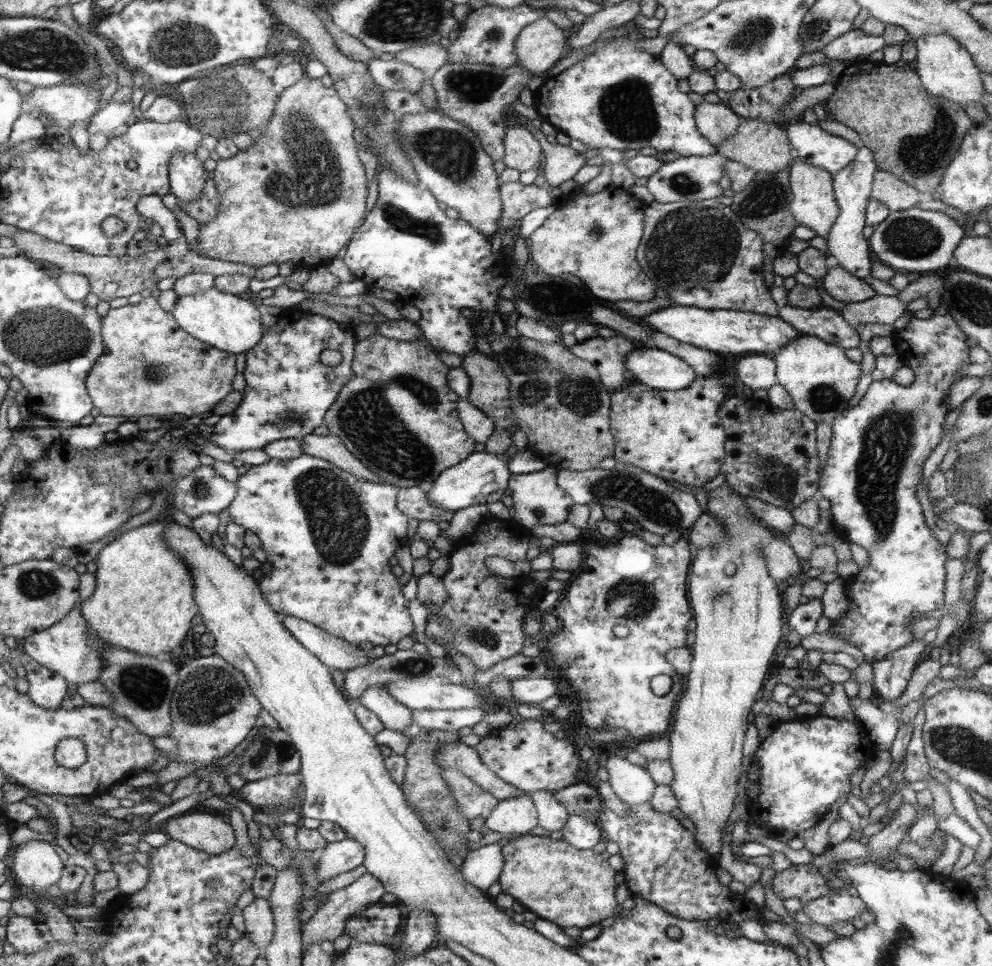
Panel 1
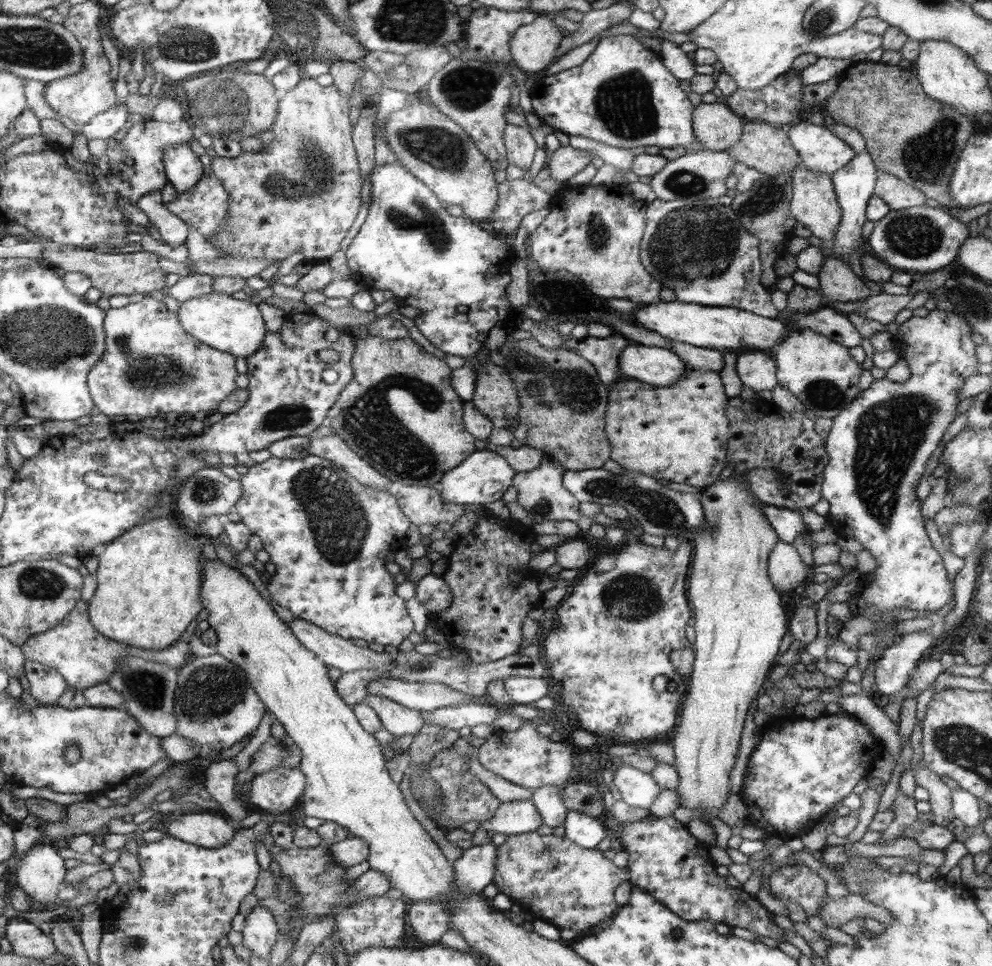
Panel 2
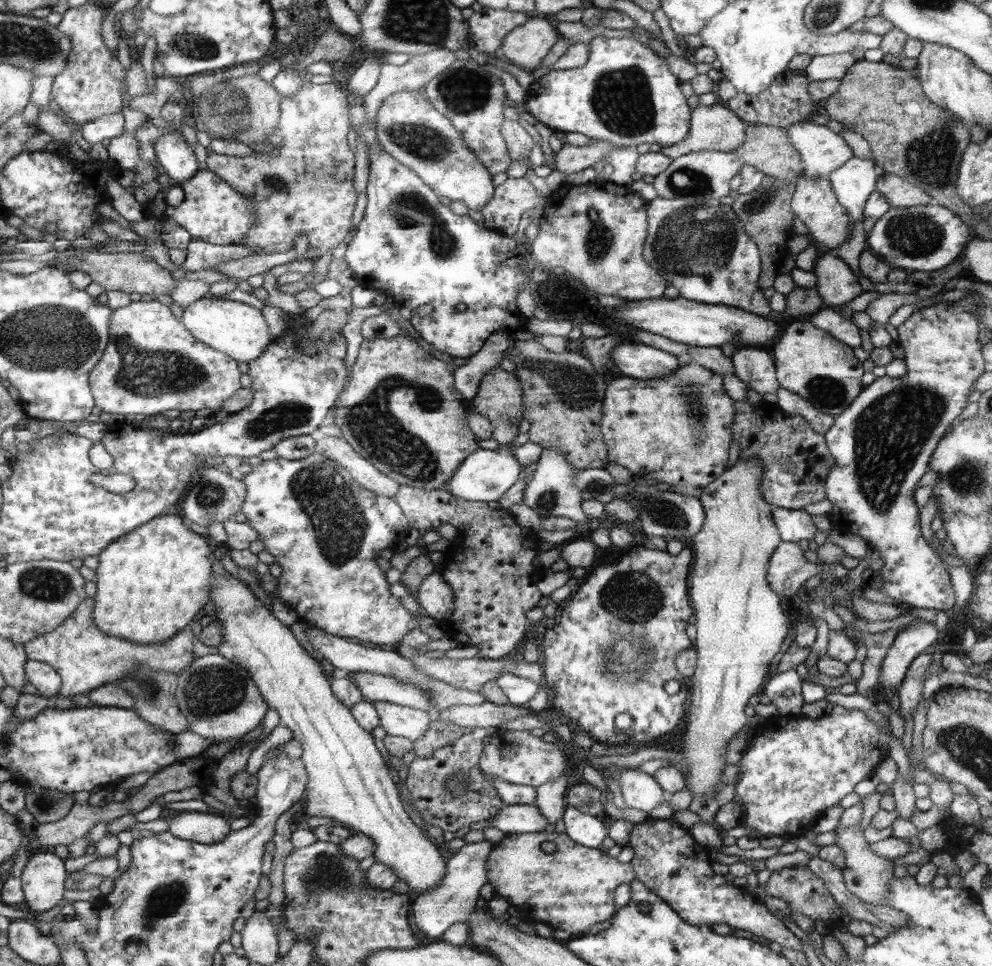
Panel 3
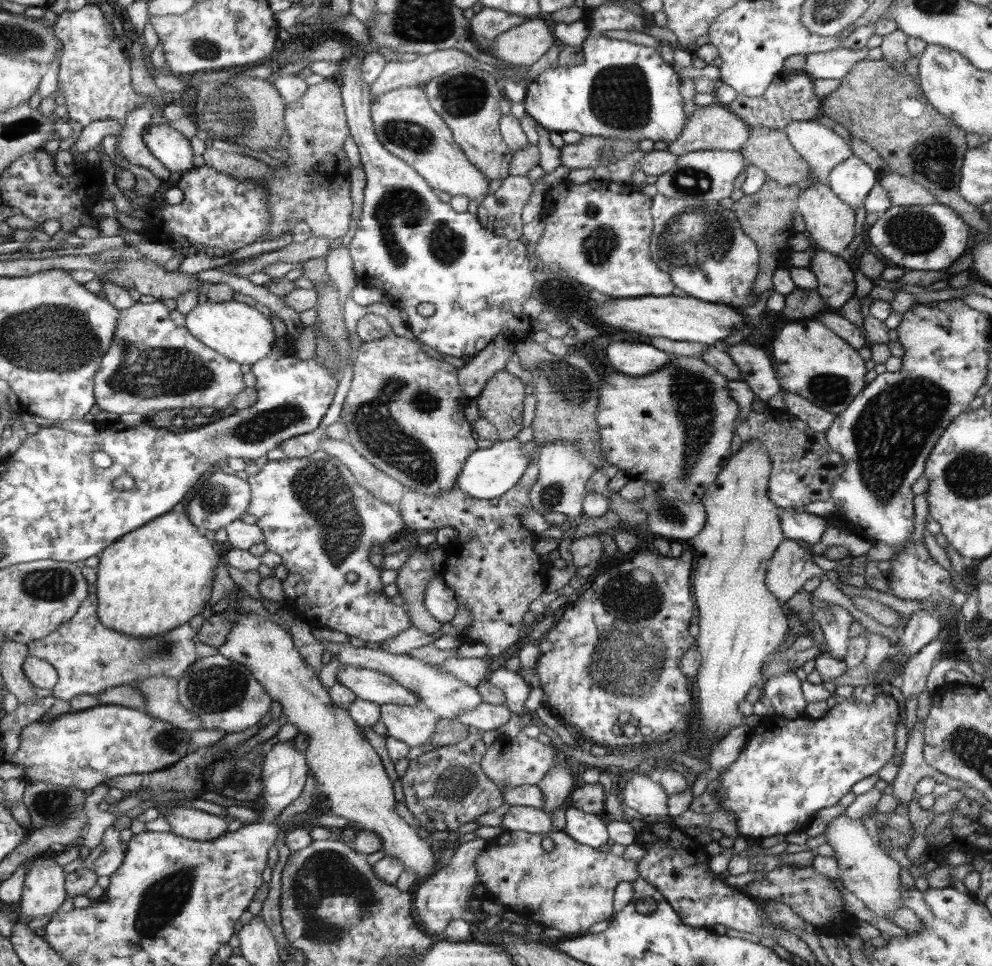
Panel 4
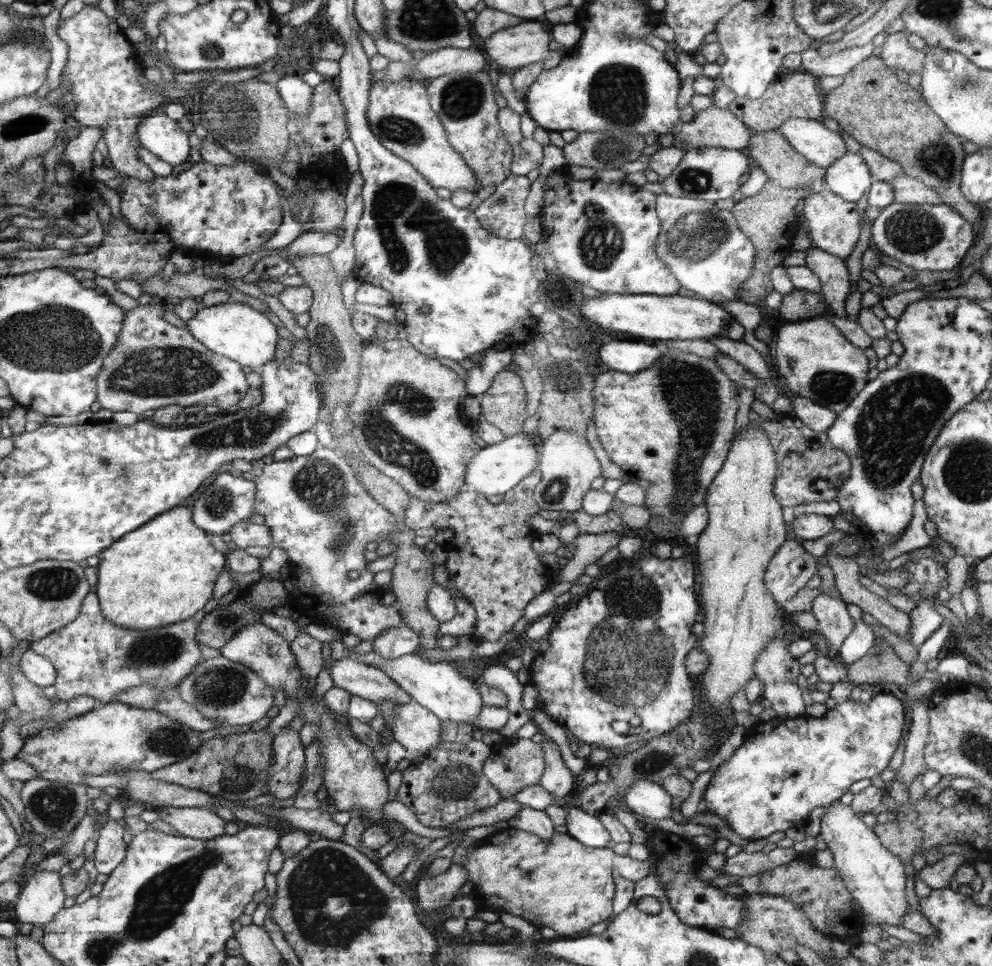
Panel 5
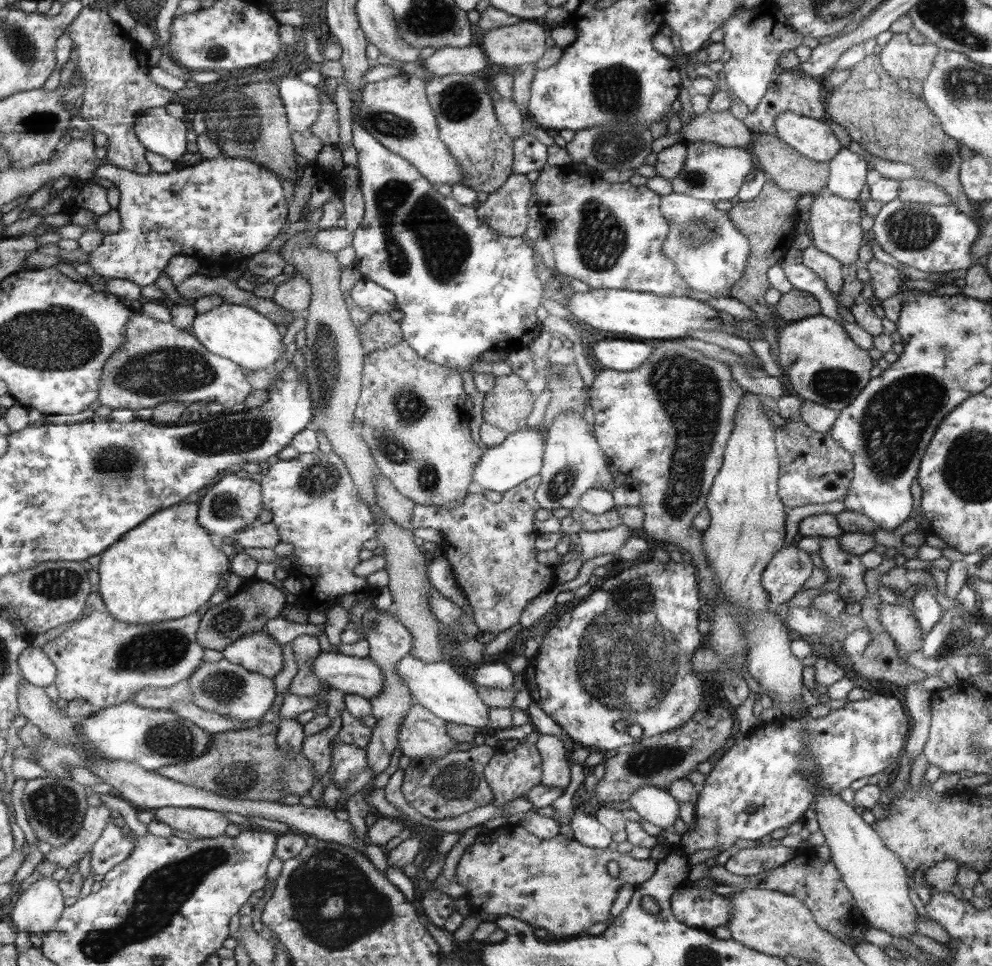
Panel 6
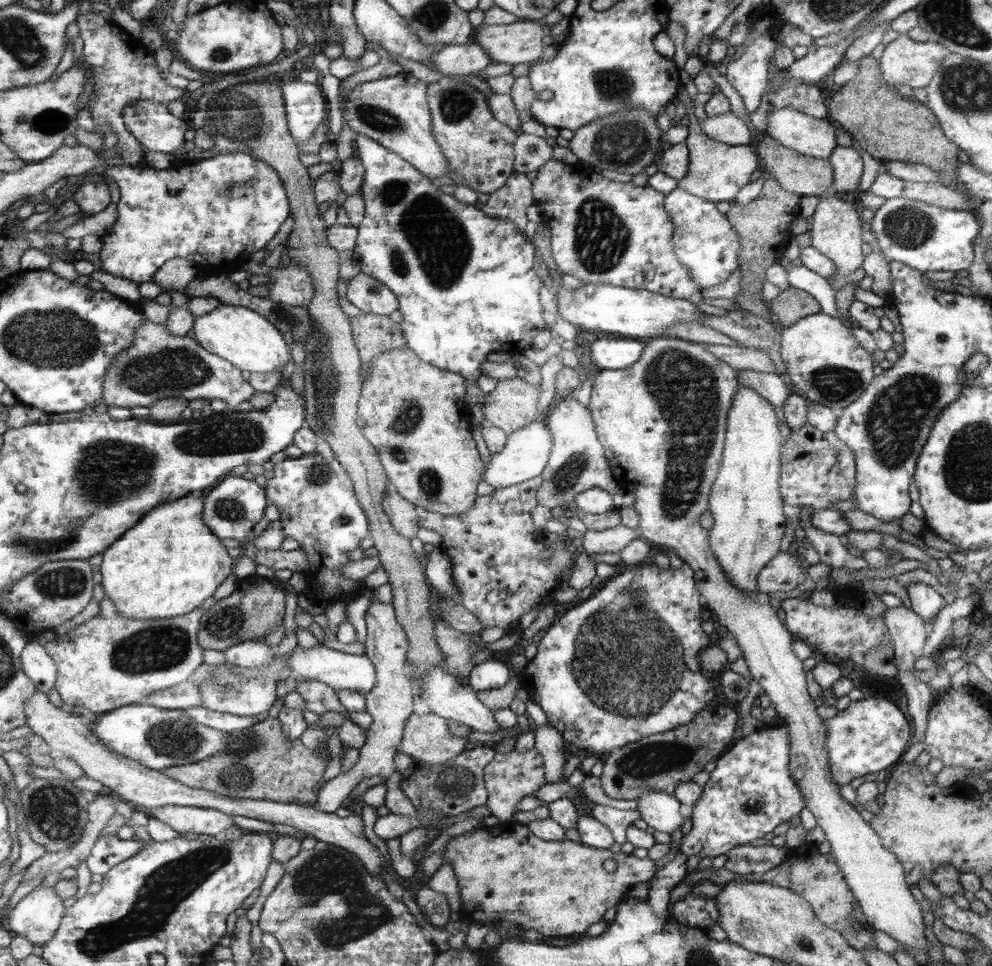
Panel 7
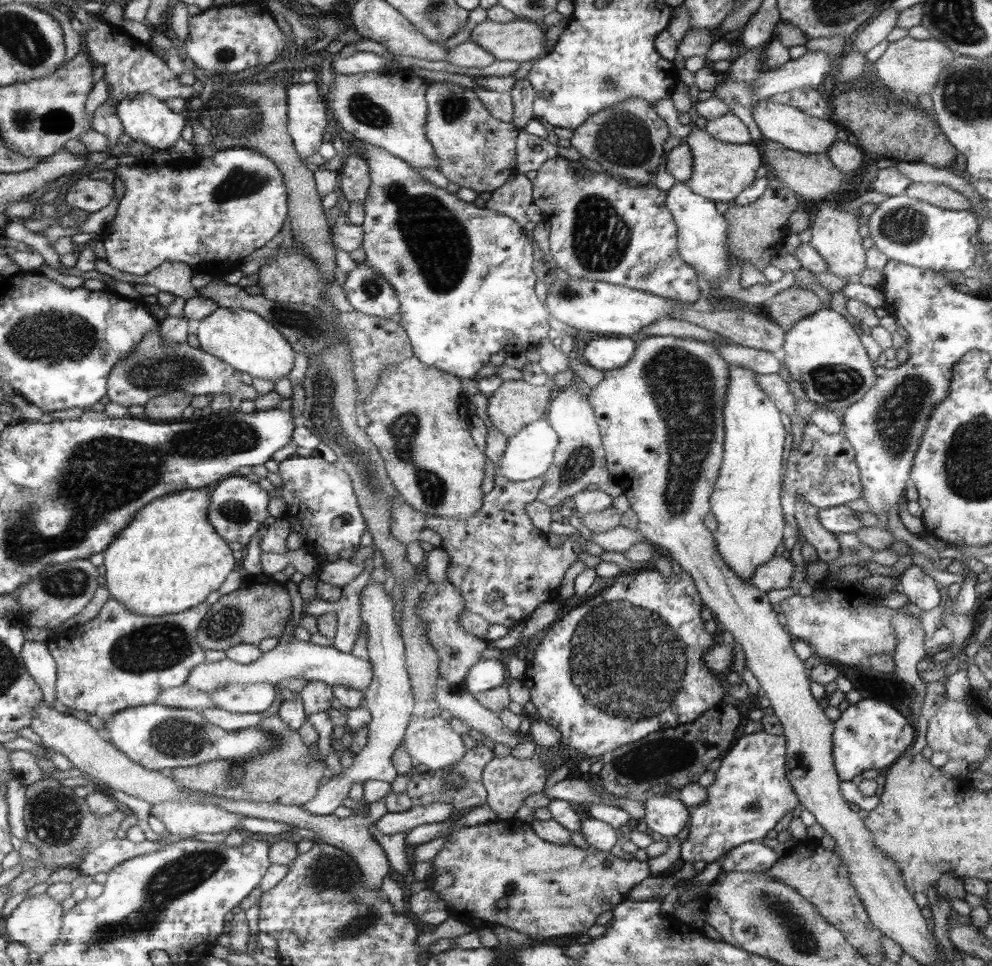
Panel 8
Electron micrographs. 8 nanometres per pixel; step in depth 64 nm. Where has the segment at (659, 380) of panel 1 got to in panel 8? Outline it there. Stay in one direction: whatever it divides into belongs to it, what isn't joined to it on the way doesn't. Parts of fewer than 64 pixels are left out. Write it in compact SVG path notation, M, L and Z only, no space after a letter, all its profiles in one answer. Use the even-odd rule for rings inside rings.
M598 335L588 341L578 355L598 370L616 370L631 362L637 346L630 337Z

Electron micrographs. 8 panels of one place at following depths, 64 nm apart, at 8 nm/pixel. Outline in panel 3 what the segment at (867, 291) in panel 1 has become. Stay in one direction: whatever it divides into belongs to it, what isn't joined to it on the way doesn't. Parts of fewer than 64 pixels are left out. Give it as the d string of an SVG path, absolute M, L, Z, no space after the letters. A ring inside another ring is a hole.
M821 250L812 272L817 278L815 289L827 307L839 309L865 292L858 276L833 252Z

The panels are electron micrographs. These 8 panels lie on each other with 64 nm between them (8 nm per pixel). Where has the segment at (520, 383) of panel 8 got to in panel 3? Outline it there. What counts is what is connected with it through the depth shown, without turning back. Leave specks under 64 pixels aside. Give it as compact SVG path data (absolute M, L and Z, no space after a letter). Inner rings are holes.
M498 366L484 375L476 396L469 401L476 411L493 424L494 434L491 438L500 445L511 444L518 432L518 422L522 420L522 391L524 390L519 378Z

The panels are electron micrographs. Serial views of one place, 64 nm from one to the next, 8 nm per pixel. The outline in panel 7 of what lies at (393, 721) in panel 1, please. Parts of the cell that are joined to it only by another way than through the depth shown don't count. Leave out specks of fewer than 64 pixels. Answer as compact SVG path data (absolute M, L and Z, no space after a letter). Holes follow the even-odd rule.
M413 712L406 721L399 750L410 755L414 762L420 764L428 763L429 765L434 765L446 763L448 760L456 758L456 755L463 754L465 750L464 745L468 741L467 739L456 737L451 732L450 727L450 721L447 718L434 713L420 715Z

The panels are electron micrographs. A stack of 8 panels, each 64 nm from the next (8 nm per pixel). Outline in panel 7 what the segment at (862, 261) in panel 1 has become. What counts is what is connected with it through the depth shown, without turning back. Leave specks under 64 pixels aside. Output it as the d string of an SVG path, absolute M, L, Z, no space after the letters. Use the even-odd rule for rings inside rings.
M838 146L829 158L832 168L835 169L834 192L842 196L856 193L859 188L860 178L864 170L862 157L853 147Z

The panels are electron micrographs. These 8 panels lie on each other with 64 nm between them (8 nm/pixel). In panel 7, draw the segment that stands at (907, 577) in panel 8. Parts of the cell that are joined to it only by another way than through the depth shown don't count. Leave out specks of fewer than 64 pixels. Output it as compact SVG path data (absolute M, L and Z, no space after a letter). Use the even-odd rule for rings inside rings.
M922 582L910 583L906 587L908 596L910 597L910 608L916 612L918 616L922 616L925 623L934 618L936 614L943 611L946 601L943 596L938 594L934 588Z

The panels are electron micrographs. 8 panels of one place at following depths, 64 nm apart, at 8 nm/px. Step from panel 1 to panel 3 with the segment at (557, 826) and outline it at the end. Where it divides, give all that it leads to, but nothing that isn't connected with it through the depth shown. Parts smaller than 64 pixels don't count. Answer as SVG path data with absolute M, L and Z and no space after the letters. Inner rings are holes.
M562 776L536 787L536 806L544 817L548 818L551 824L556 824L564 816L567 808L565 801L566 791L568 790L568 776Z

